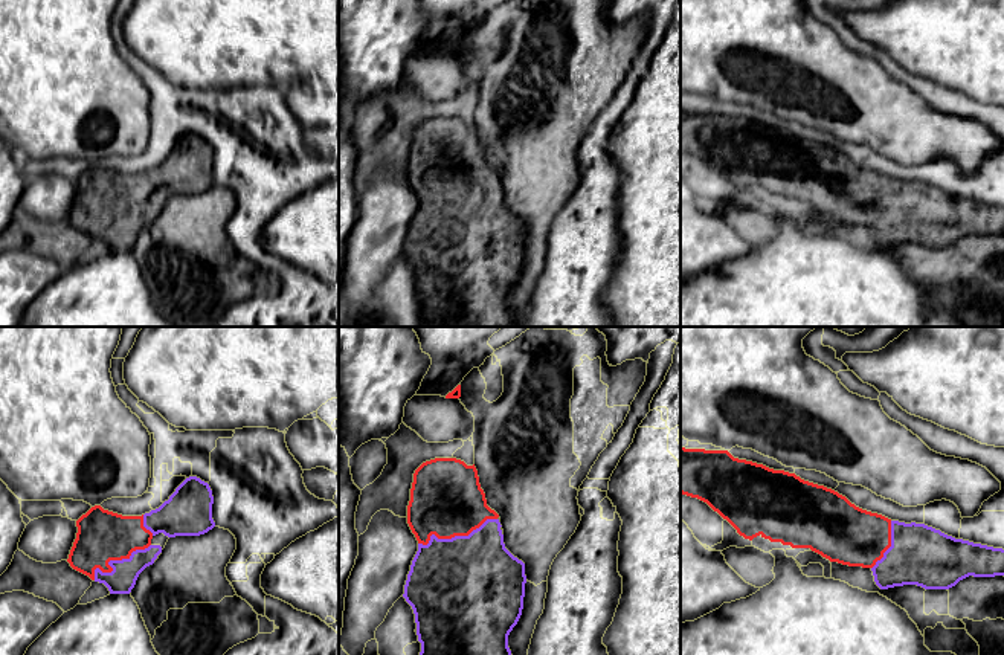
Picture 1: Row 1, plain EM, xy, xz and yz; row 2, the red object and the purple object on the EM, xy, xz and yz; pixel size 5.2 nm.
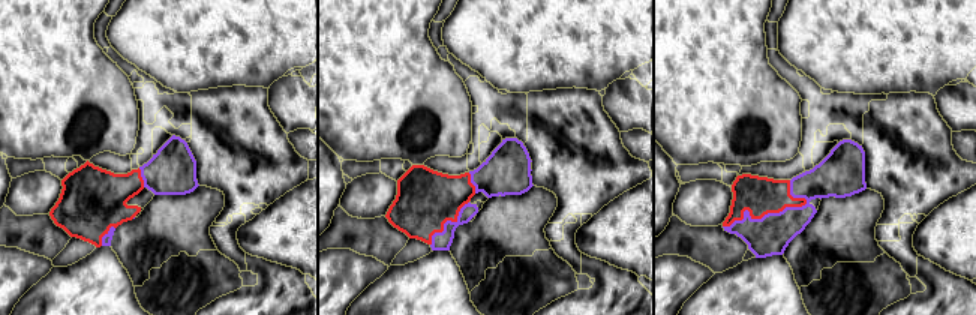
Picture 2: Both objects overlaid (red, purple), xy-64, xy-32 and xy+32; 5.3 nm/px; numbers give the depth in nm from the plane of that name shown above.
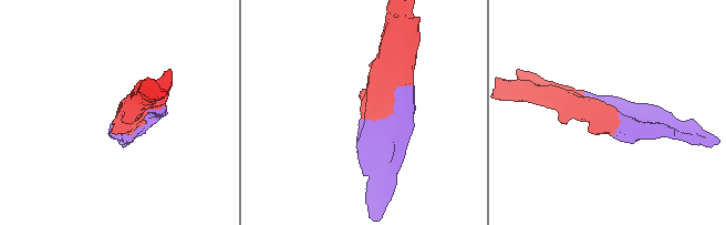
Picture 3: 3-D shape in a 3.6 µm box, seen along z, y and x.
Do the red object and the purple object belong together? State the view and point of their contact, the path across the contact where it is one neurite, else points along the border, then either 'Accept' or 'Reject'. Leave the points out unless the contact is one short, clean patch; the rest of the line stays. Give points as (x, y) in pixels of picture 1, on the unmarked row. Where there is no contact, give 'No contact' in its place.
Touches red at xz (455, 193). Accept

